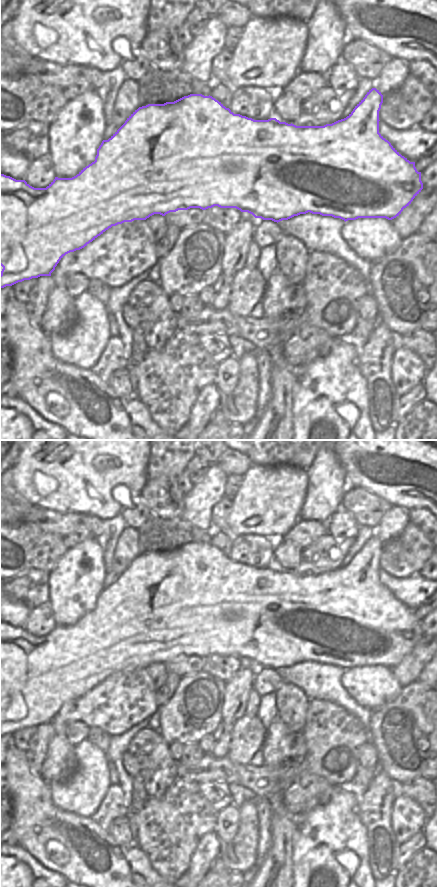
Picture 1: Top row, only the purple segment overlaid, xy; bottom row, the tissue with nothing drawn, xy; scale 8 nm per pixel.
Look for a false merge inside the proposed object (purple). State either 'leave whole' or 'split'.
leave whole

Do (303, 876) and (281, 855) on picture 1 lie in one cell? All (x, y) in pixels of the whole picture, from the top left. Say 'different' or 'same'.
different

